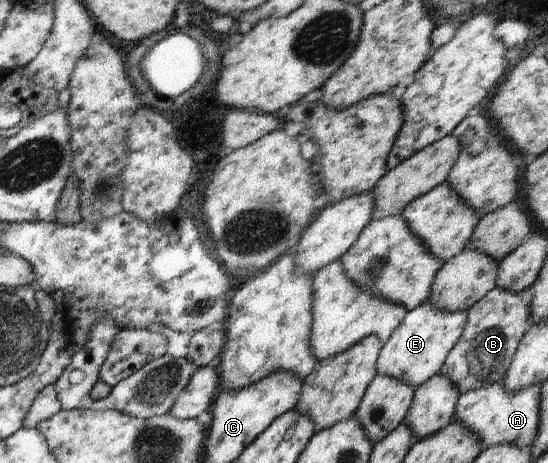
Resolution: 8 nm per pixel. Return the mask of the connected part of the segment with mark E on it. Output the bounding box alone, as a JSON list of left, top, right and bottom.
[376,301,467,389]

